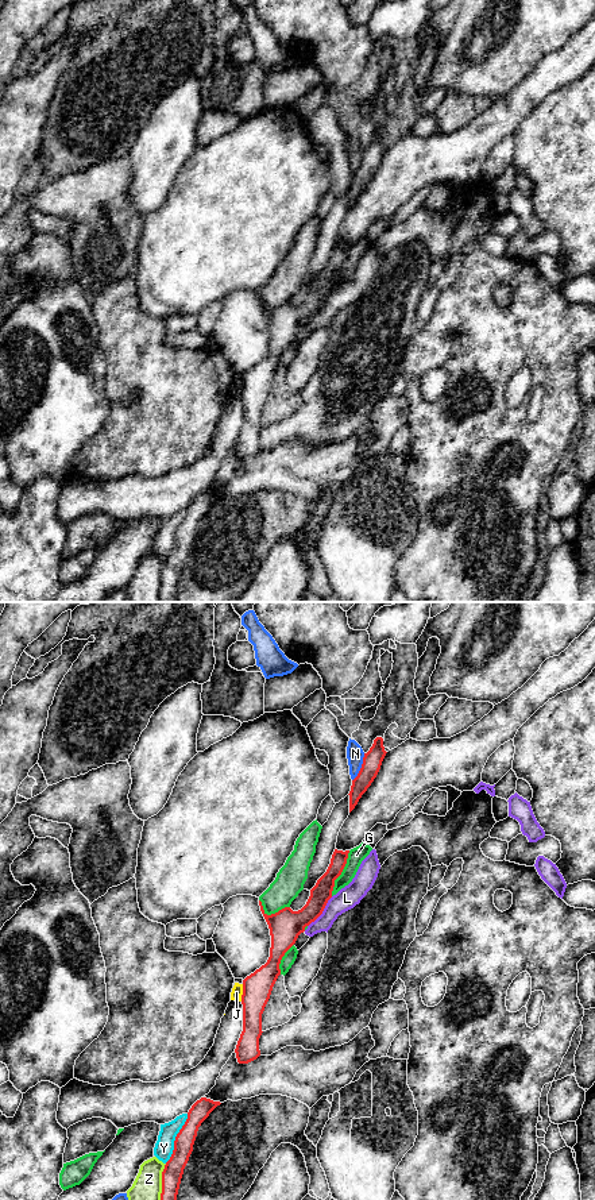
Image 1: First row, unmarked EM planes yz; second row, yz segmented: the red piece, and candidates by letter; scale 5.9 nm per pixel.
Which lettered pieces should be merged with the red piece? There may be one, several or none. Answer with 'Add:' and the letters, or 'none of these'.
Add: none of these

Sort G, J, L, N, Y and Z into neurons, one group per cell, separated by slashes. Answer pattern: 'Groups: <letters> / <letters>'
Groups: G / J / L / N / Y / Z

